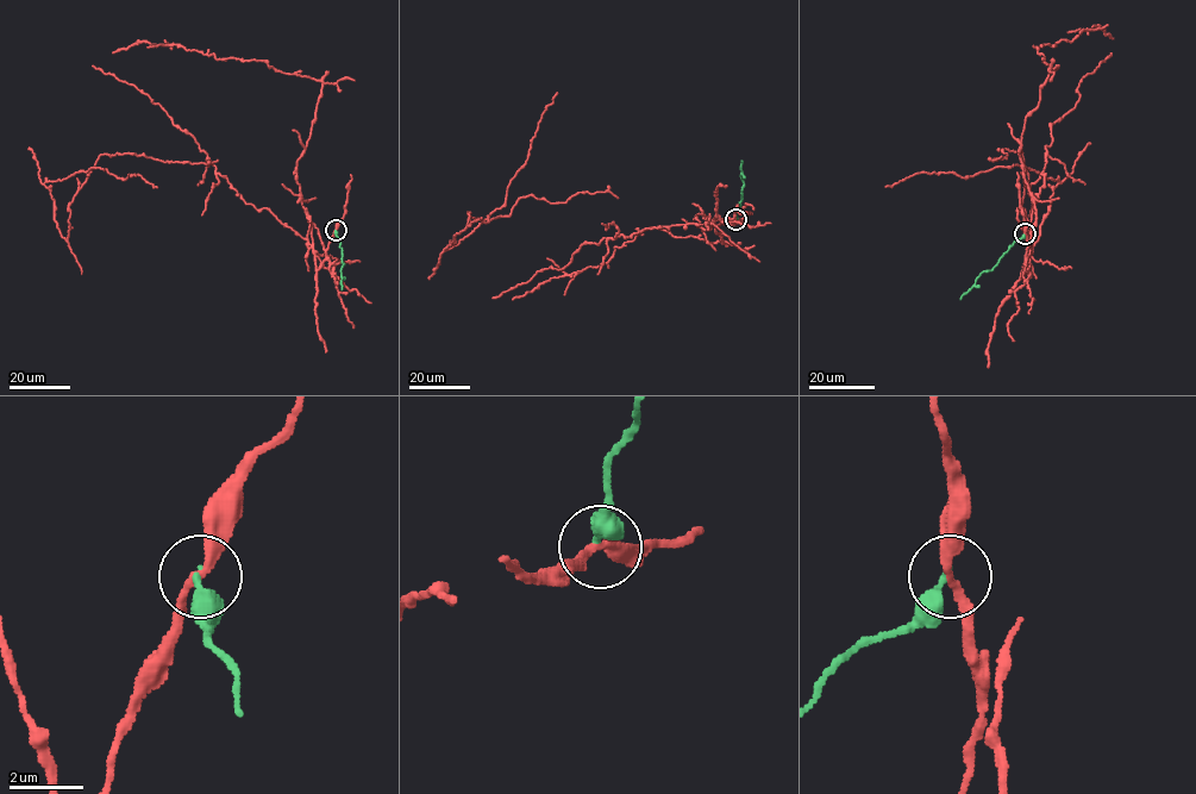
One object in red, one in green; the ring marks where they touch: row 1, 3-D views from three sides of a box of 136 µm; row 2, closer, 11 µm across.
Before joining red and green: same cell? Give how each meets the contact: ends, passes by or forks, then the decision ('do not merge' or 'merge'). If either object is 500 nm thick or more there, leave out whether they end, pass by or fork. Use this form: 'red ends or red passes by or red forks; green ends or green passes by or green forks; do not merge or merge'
red passes by; green ends; do not merge

